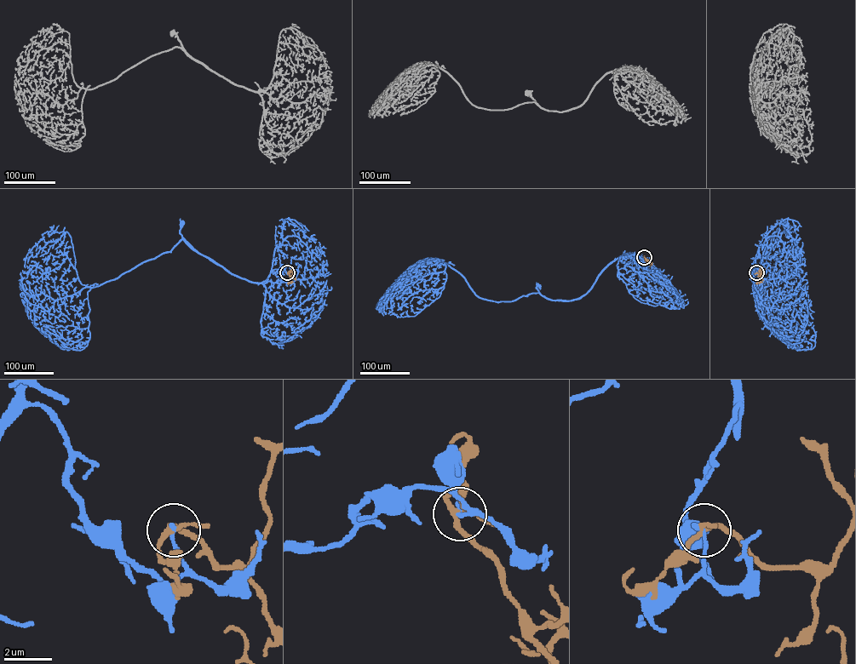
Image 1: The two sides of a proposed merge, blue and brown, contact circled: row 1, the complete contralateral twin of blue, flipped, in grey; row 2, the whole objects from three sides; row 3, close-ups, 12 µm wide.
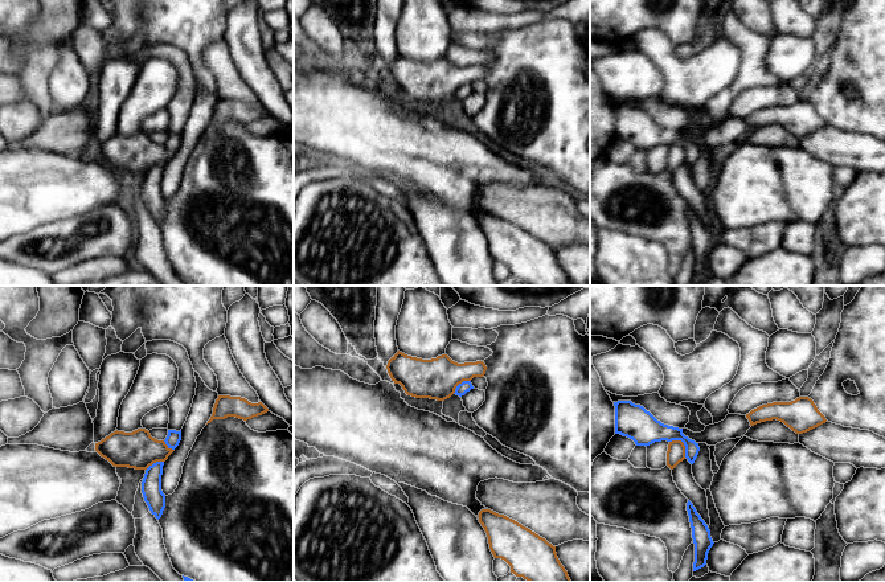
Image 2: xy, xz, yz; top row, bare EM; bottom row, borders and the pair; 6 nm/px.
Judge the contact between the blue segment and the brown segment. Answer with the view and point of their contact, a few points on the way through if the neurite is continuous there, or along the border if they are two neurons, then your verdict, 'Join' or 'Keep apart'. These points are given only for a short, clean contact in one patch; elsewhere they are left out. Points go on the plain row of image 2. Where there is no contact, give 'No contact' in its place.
Touches blue at yz (683, 146). Boundary: yz (670, 144), (680, 144), (684, 150), (685, 160). Keep apart

